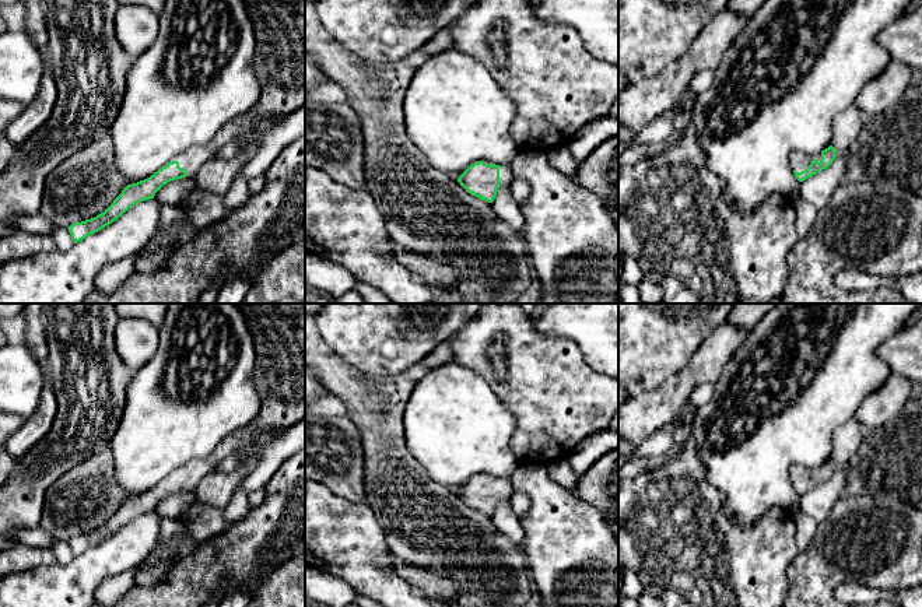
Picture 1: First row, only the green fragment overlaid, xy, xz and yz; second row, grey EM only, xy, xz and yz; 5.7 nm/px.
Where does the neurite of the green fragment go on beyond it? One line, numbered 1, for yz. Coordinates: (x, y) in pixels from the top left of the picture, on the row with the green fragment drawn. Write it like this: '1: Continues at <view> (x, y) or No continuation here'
1: Continues at yz (799, 161)

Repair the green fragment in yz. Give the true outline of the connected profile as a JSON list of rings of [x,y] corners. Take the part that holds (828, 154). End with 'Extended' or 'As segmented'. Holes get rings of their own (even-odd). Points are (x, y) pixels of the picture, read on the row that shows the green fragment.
[[[830,145],[817,155],[809,155],[800,151],[792,151],[789,154],[789,165],[799,183],[817,172],[827,169],[837,157],[837,150]]]. Extended

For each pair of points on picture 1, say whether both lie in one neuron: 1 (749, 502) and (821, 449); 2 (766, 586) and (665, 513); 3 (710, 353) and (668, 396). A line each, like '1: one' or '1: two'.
1: one
2: one
3: one

